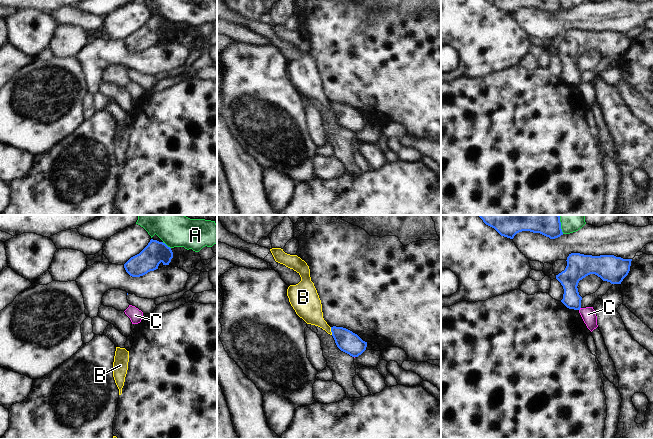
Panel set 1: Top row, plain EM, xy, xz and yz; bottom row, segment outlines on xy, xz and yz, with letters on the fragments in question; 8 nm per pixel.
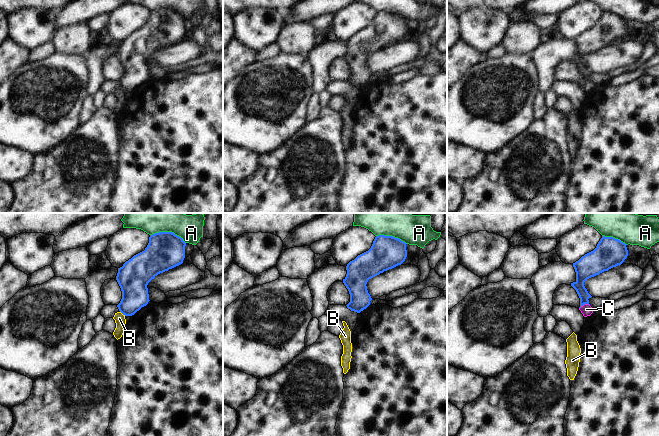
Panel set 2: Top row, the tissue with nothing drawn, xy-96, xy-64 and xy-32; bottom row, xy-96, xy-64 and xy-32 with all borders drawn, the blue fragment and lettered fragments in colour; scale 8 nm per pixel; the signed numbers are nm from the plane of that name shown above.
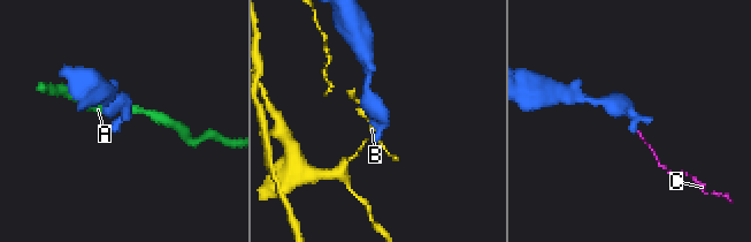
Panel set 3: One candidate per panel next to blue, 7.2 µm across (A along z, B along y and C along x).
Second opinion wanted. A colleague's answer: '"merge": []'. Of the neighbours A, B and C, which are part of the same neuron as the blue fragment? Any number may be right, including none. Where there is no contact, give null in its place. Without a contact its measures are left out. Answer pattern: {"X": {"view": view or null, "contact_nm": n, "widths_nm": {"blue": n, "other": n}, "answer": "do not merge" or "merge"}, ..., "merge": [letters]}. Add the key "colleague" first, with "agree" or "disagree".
{"colleague": "agree", "A": {"view": "xy", "contact_nm": 90, "widths_nm": {"blue": 180, "other": 200}, "answer": "do not merge"}, "B": {"view": "xz", "contact_nm": 70, "widths_nm": {"blue": 170, "other": 190}, "answer": "do not merge"}, "C": {"view": "yz", "contact_nm": 30, "widths_nm": {"blue": 150, "other": 120}, "answer": "do not merge"}, "merge": []}

